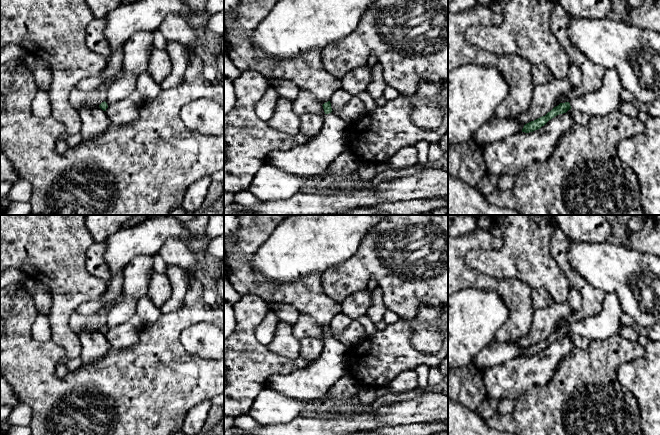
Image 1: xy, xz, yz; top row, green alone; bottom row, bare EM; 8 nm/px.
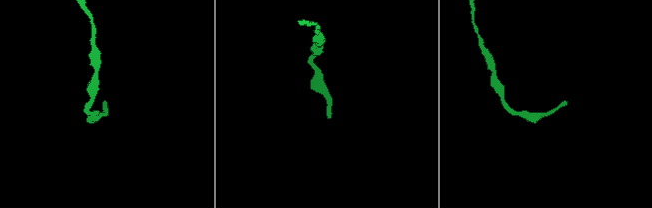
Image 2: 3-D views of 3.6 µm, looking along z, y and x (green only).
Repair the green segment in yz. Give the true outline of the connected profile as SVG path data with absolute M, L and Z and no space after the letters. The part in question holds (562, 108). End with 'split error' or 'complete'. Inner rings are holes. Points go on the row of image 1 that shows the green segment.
M607 69L602 86L597 91L577 96L569 102L560 103L545 116L525 124L522 132L529 133L538 130L549 120L559 114L566 113L569 109L579 110L591 117L605 116L619 109L622 102L622 89L623 86L617 71Z; split error

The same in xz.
M330 101L322 106L324 124L315 137L289 151L272 151L265 162L295 175L320 176L338 156L348 151L349 123L332 112Z; split error

